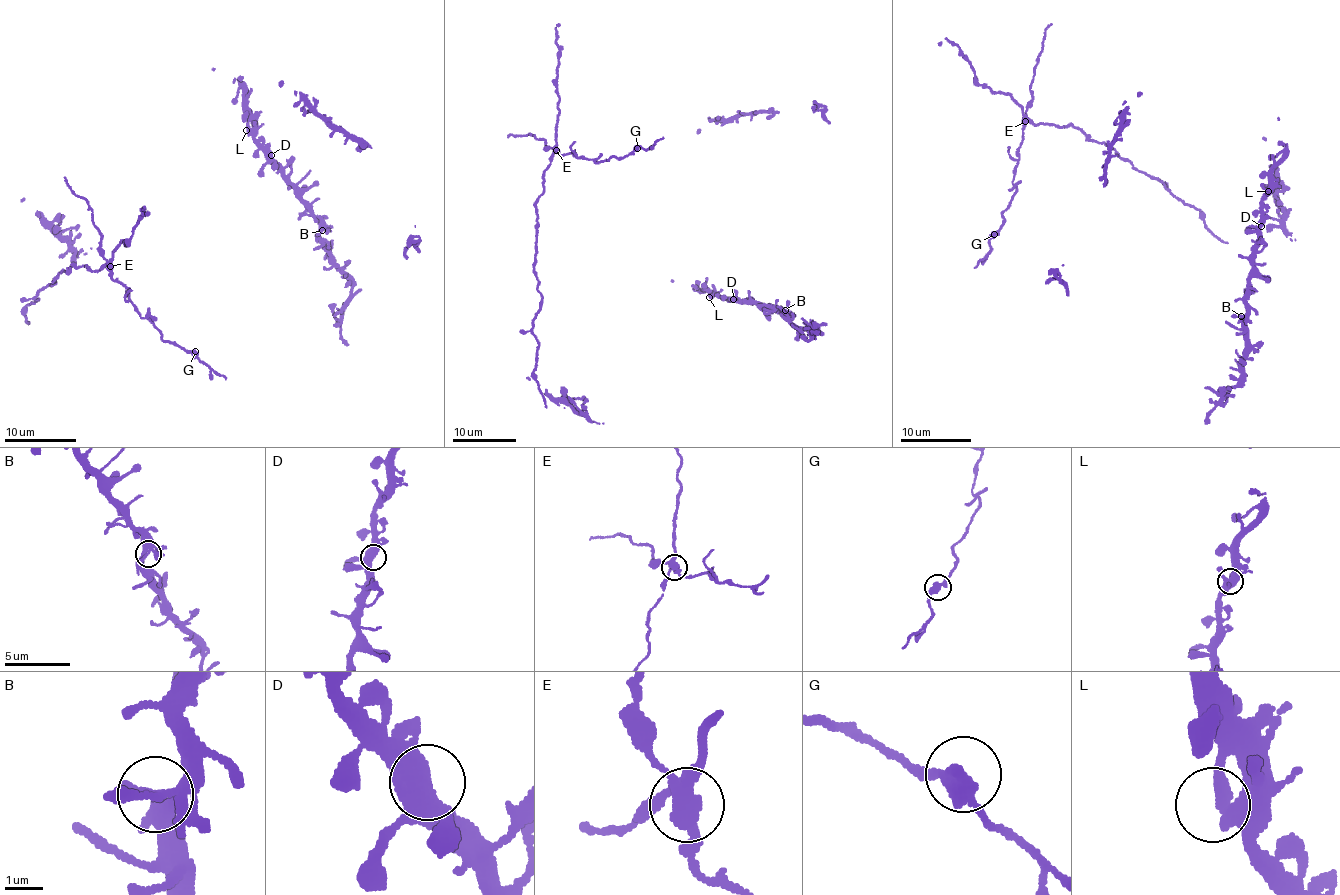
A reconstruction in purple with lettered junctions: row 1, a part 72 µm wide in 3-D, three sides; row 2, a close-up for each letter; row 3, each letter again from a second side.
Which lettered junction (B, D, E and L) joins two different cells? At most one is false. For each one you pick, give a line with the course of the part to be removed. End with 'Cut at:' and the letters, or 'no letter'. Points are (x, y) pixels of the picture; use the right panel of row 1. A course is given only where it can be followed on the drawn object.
E: Course of the part to remove: (1024, 121), (1012, 183), (1016, 188), (1003, 212), (1001, 228), (992, 235), (989, 251), (974, 267)
Cut at: E

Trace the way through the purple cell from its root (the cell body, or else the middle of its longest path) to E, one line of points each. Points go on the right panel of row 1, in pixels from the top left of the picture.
E: (1147, 173), (1141, 173), (1104, 143), (1096, 143), (1071, 125), (1064, 128), (1024, 121)

